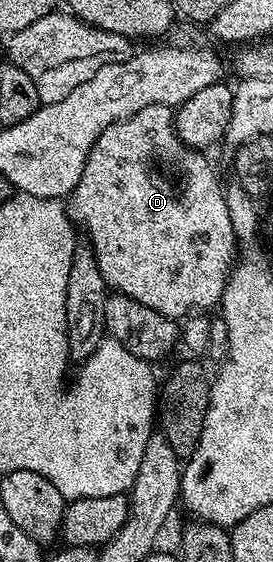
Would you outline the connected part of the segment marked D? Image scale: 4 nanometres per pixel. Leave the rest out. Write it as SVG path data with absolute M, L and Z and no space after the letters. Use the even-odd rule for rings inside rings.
M153 104L149 108L141 108L128 118L122 118L120 122L115 122L93 144L89 156L85 160L83 175L74 190L66 199L67 214L71 217L72 223L80 231L87 233L86 241L89 243L91 251L95 253L97 264L101 268L101 276L105 284L116 294L124 294L137 304L145 304L145 308L153 308L153 312L161 312L161 316L172 320L183 320L194 315L195 310L211 310L220 305L223 301L223 293L227 287L227 277L231 275L231 267L237 261L237 243L233 232L233 220L229 220L229 204L225 193L224 183L219 183L219 178L215 175L215 170L211 167L211 162L207 159L206 153L200 152L186 146L179 134L175 130L175 110L169 106Z

